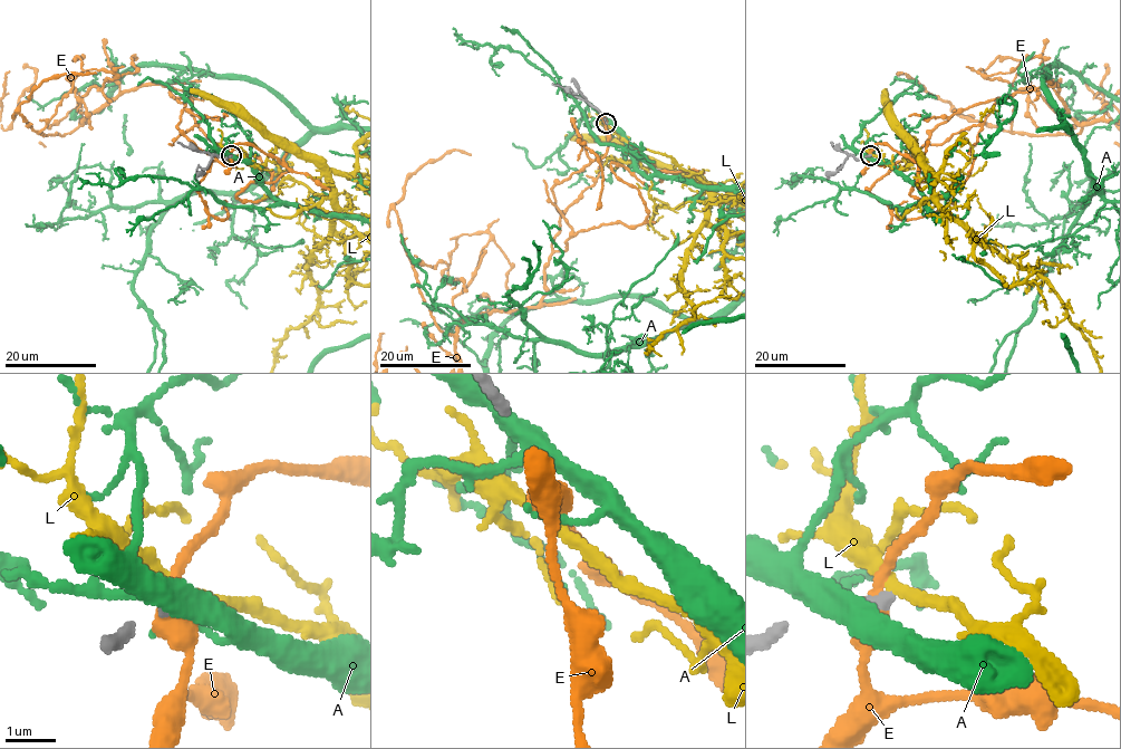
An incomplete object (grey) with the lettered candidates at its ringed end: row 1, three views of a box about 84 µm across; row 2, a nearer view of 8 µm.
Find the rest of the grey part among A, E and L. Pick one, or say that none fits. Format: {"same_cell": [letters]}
{"same_cell": []}

